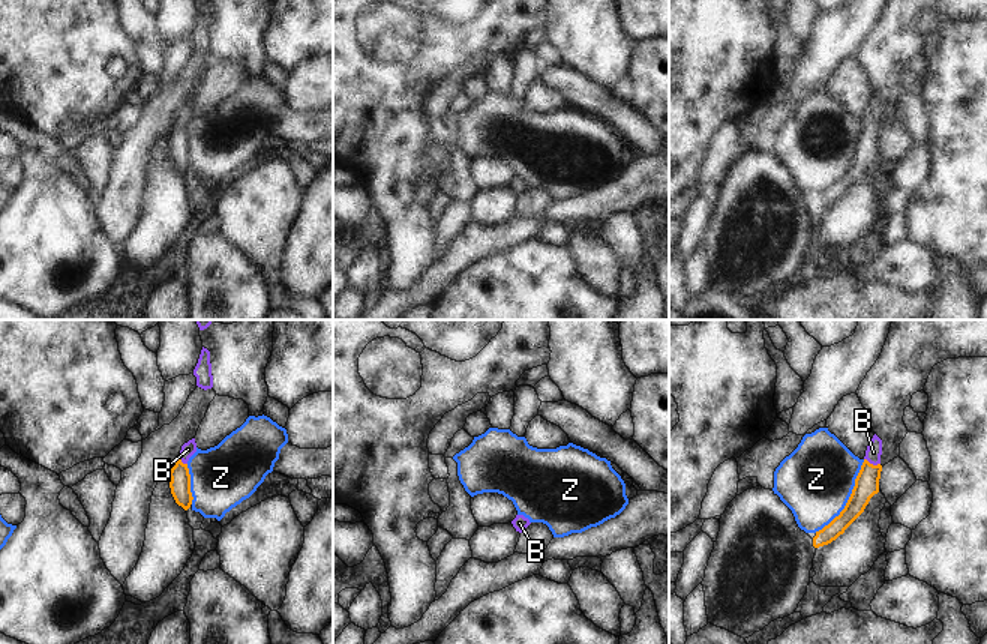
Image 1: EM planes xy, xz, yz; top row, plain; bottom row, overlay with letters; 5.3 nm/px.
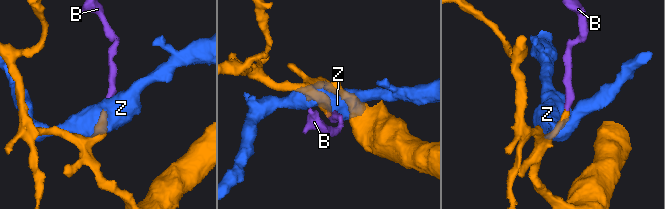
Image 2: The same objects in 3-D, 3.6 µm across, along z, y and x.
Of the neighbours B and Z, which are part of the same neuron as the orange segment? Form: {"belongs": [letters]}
{"belongs": ["B"]}

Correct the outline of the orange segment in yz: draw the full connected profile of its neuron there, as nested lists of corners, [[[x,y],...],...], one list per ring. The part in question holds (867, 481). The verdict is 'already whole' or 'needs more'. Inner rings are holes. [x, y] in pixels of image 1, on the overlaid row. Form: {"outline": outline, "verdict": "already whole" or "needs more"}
{"outline": [[[874,434],[867,446],[864,462],[855,479],[852,494],[840,512],[828,525],[816,531],[813,546],[831,543],[864,512],[870,498],[879,492],[882,440]]], "verdict": "needs more"}

